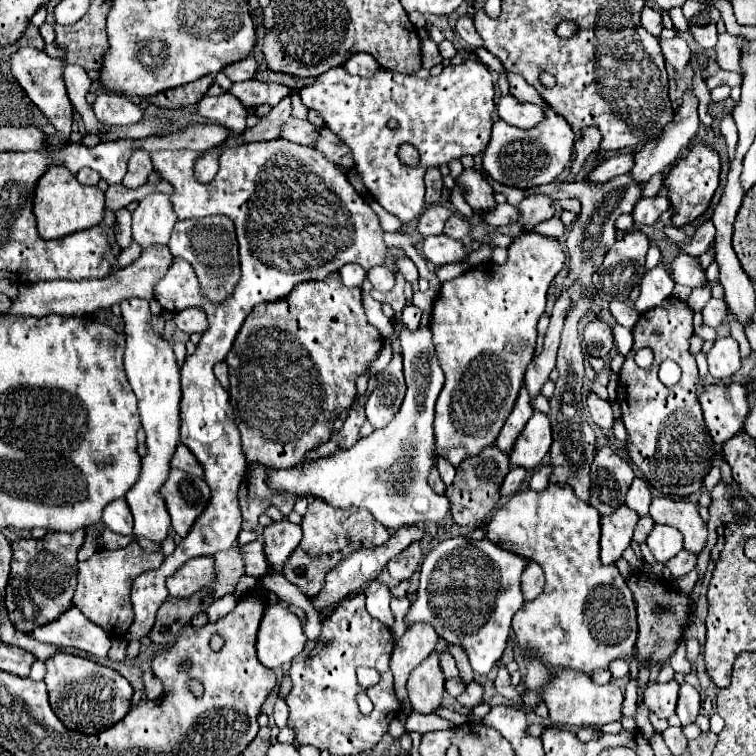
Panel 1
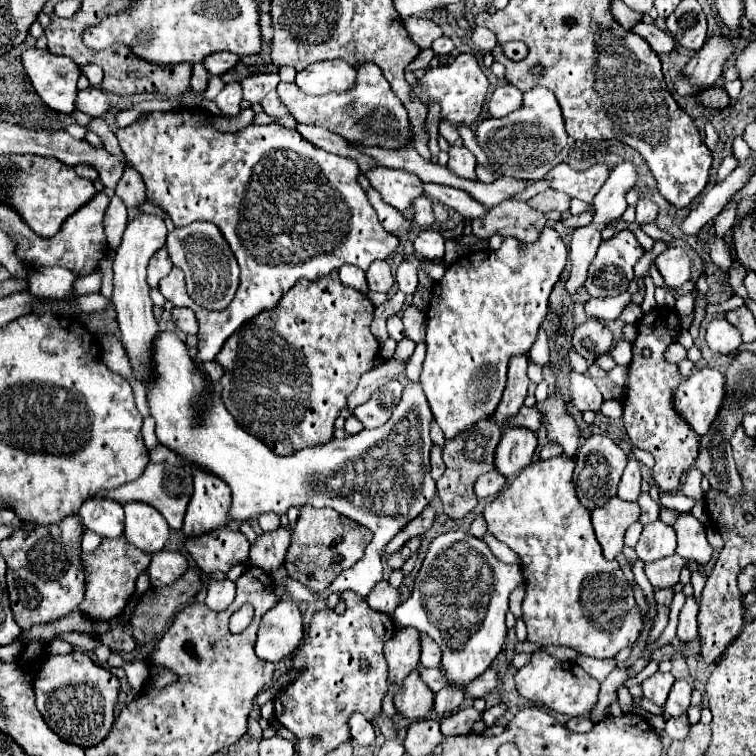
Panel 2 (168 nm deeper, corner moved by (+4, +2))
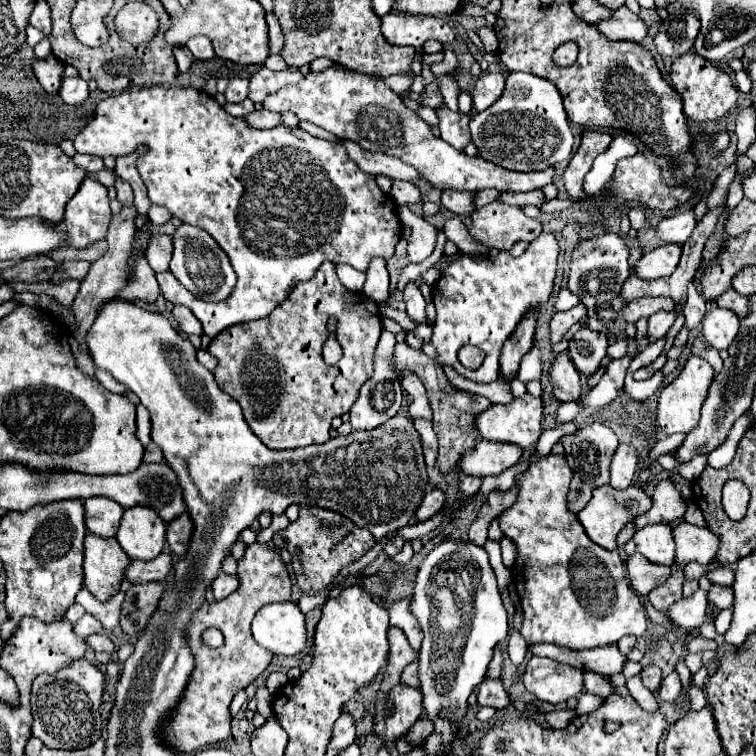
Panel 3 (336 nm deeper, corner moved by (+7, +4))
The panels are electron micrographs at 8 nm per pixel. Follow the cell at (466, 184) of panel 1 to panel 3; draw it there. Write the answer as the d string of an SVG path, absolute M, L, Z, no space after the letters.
M441 104L437 110L439 116L439 130L441 130L441 138L455 146L457 150L463 150L469 142L471 142L471 134L469 134L469 116L461 114L461 112L451 112L445 104Z

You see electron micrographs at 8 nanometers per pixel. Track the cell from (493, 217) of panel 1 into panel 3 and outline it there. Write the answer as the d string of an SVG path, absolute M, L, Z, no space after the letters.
M345 140L343 146L347 148L349 156L359 164L359 168L363 172L367 172L367 174L373 174L373 176L385 174L389 178L407 180L407 182L423 180L423 176L419 172L415 172L415 168L403 164L395 156L387 156L387 154L379 154L379 152L367 152L367 150L359 148L359 144L355 144L351 140Z

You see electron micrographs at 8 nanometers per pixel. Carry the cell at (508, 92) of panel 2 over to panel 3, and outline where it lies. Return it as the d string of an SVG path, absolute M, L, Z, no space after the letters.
M485 72L479 76L475 88L473 88L473 106L477 104L477 112L489 108L503 92L505 88L505 76L501 72Z

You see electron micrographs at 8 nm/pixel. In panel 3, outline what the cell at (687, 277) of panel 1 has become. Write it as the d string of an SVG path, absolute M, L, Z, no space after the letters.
M663 244L647 254L643 254L635 264L635 274L643 280L657 280L671 276L679 264L679 244Z

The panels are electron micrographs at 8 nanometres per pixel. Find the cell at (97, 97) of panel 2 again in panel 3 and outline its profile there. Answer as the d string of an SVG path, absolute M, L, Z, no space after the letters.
M63 76L63 84L59 88L59 96L65 104L83 104L89 96L87 82L83 78L67 78Z

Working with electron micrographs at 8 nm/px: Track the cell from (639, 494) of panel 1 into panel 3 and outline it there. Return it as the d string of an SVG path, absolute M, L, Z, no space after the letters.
M619 444L615 456L611 458L611 486L617 490L625 490L631 486L637 468L637 452L633 446Z

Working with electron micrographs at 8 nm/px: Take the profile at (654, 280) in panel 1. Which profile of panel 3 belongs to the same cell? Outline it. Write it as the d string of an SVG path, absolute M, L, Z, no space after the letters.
M561 288L561 292L557 294L553 306L557 310L571 310L575 304L579 304L579 296L573 296L573 292L567 290L567 288Z

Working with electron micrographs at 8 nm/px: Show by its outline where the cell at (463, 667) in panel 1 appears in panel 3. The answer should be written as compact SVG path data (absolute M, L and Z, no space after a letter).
M421 718L421 720L417 720L417 724L405 734L405 740L409 740L409 742L421 742L429 732L431 732L431 728L429 728L431 724L429 724L429 720L425 718Z

